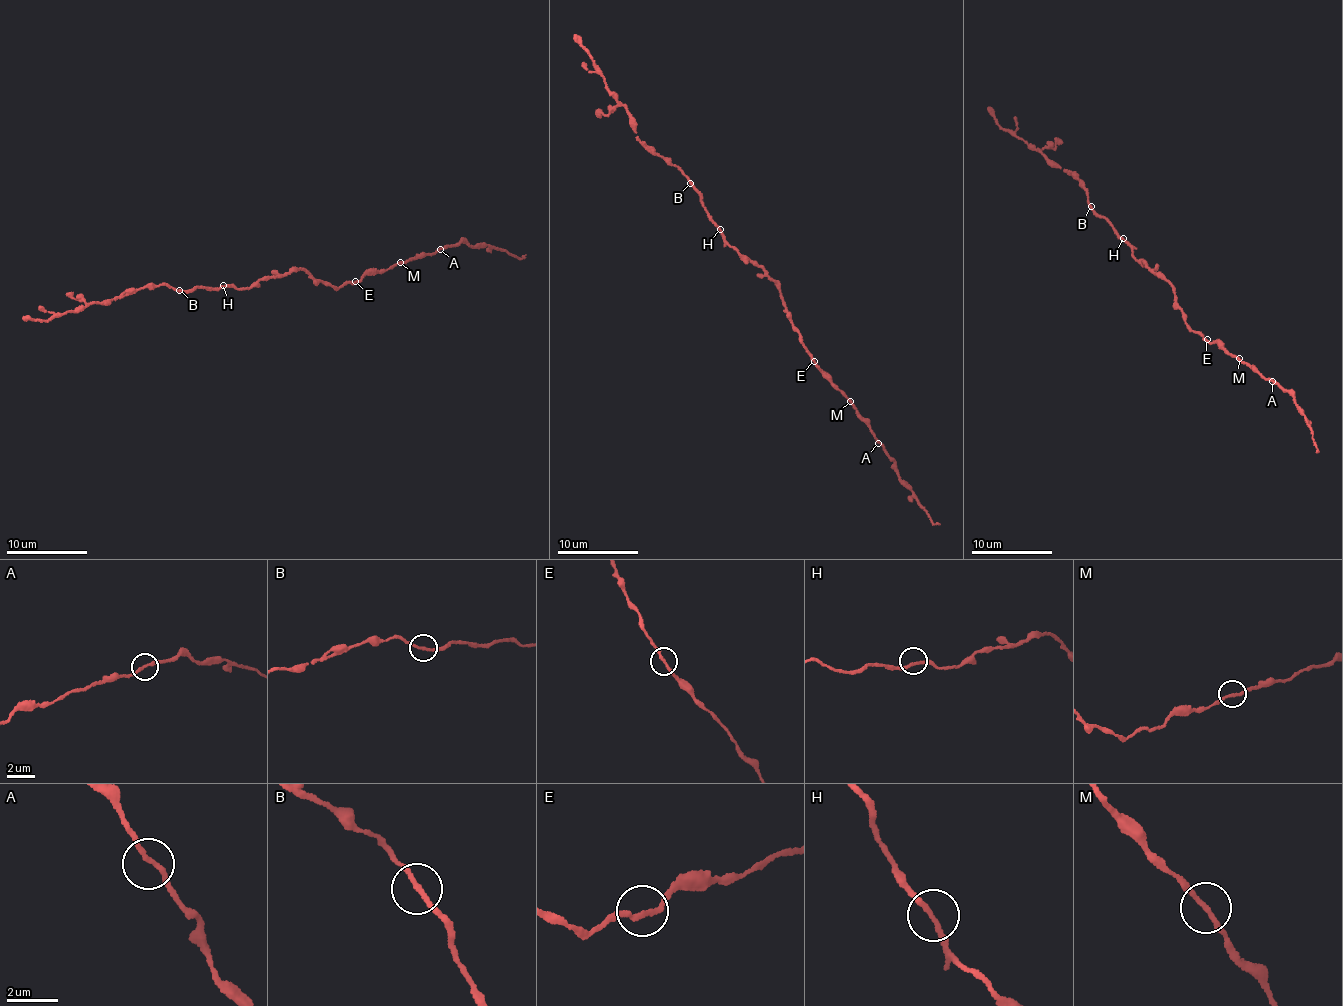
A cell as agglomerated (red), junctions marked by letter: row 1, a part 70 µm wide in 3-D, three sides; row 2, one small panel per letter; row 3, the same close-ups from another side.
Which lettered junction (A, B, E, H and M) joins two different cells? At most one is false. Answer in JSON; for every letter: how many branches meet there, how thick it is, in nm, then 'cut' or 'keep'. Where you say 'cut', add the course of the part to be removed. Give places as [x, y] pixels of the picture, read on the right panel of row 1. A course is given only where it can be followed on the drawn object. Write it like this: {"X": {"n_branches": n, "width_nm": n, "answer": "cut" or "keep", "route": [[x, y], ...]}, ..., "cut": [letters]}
{"A": {"n_branches": 2, "width_nm": 180, "answer": "keep"}, "B": {"n_branches": 2, "width_nm": 180, "answer": "keep"}, "E": {"n_branches": 2, "width_nm": 190, "answer": "keep"}, "H": {"n_branches": 2, "width_nm": 190, "answer": "keep"}, "M": {"n_branches": 2, "width_nm": 180, "answer": "keep"}, "cut": []}

